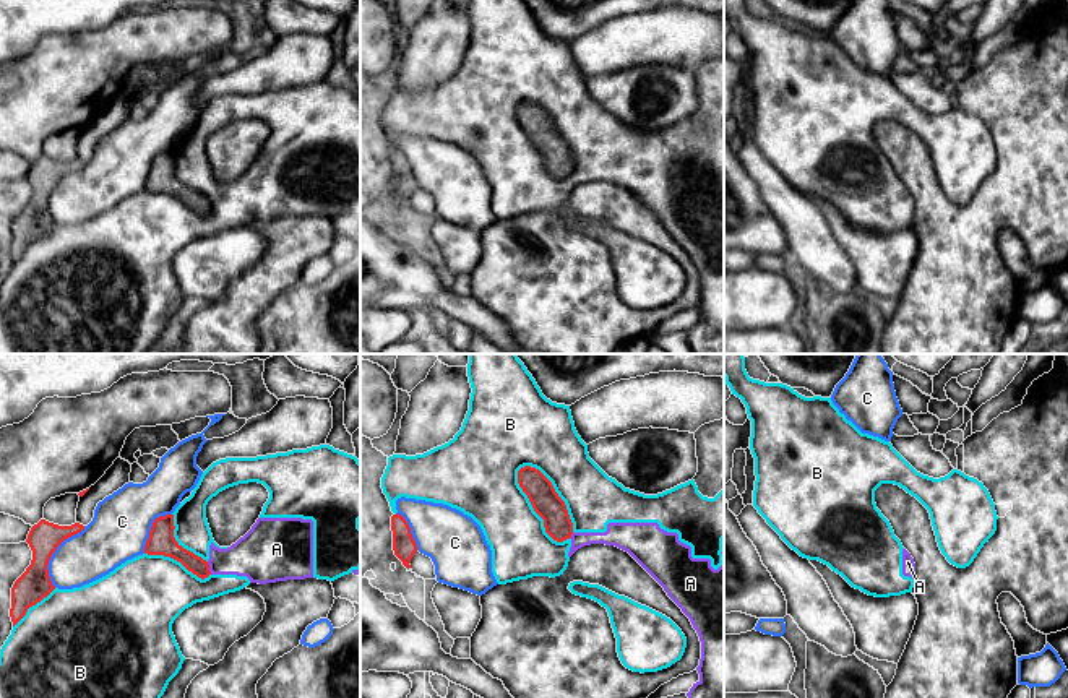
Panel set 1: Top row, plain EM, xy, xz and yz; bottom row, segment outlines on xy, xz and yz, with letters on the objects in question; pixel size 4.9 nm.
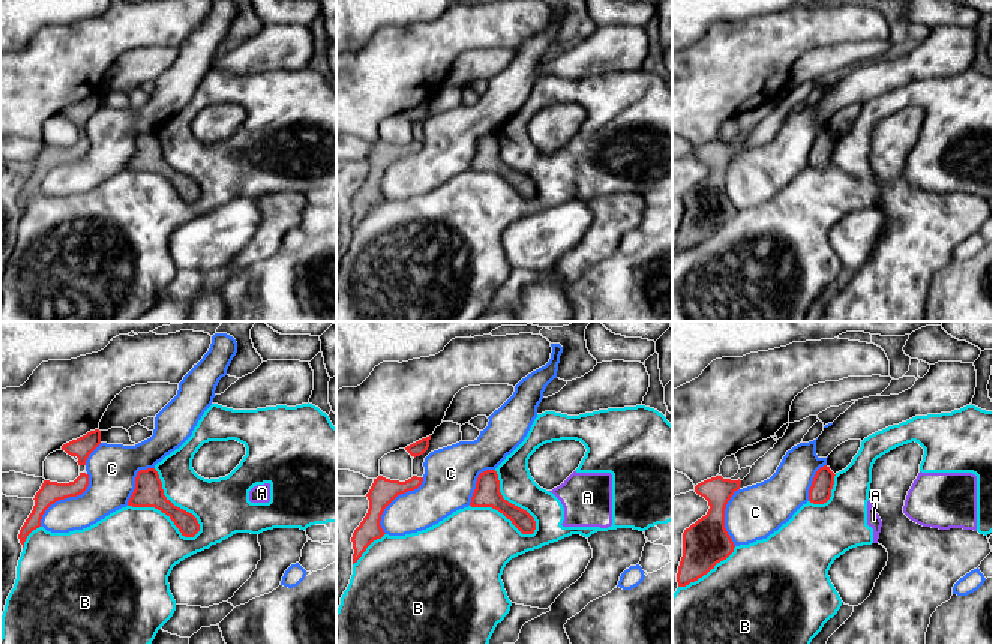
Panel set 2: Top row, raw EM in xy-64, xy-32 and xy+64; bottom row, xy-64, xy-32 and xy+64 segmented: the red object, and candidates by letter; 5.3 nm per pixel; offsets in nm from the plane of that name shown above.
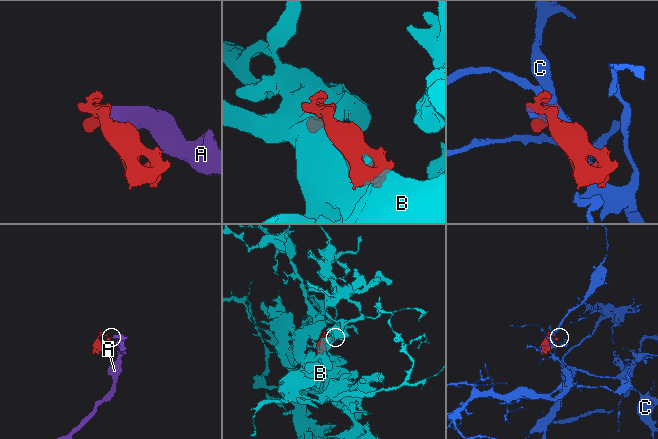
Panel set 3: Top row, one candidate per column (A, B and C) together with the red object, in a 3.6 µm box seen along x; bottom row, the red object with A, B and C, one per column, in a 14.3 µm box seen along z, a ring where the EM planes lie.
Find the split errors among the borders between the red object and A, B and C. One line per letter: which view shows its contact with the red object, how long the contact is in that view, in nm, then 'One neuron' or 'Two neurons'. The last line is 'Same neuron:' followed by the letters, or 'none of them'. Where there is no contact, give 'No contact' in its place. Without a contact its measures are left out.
A: Touches red in xy. Shared border 70 nm. Two neurons
B: Touches red in xz. Shared border 440 nm. Two neurons
C: Touches red in xy. Shared border 340 nm. Two neurons
Same neuron: none of them

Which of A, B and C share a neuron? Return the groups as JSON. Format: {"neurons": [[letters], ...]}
{"neurons": [["A", "B"], ["C"]]}

